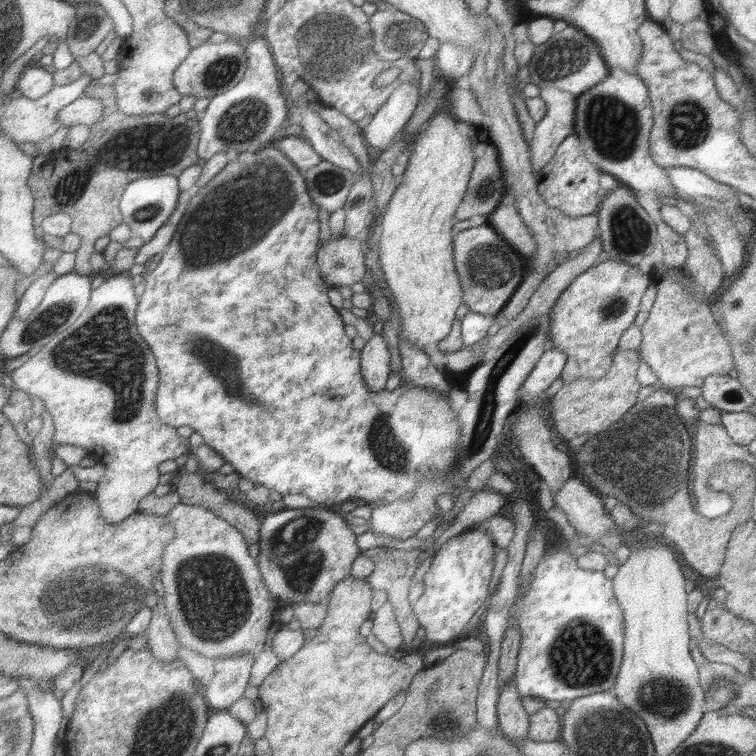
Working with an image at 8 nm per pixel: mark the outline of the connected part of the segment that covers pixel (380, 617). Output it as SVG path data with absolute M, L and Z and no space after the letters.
M385 602L377 612L371 614L371 618L373 618L371 634L375 634L377 640L383 642L383 646L387 650L399 650L405 640L401 636L399 624L395 622L395 612L393 612L391 604Z

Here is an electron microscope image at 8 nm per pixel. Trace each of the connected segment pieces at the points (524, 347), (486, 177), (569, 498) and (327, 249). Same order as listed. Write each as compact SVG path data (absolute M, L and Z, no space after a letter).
M551 310L547 314L529 318L499 348L485 352L481 356L481 362L471 370L471 374L467 378L467 386L465 386L465 392L469 394L467 404L459 412L455 412L457 422L459 422L459 438L457 438L457 446L453 446L453 458L451 458L453 462L449 464L447 476L441 478L435 472L425 472L417 480L413 496L407 496L405 500L399 498L389 504L373 506L369 530L377 532L381 536L383 534L391 536L395 540L409 540L425 524L429 524L437 514L441 514L441 510L435 504L437 496L443 494L443 496L453 498L455 482L459 478L471 476L471 472L477 466L485 464L485 460L491 460L493 456L497 456L497 442L499 442L503 424L513 420L515 410L521 400L517 390L523 386L523 382L529 378L529 374L535 368L535 364L539 362L539 358L549 348L549 338L551 338L549 328L551 328Z
M487 144L485 154L477 158L473 164L471 180L467 184L461 204L453 214L453 220L463 222L481 214L489 216L503 194L505 194L505 184L501 176L499 152L493 144Z
M569 476L559 490L553 490L551 498L551 506L563 510L577 532L597 538L607 530L619 530L603 508L605 500L589 484L583 484L573 476Z
M329 240L317 250L317 266L323 280L331 286L351 286L367 276L365 258L359 240Z

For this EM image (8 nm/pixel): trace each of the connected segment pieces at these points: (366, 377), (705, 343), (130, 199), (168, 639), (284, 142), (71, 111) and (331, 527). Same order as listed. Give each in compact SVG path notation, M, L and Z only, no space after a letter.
M373 336L361 352L361 376L371 394L377 394L387 388L389 372L389 352L381 336Z
M659 280L657 284L657 298L649 310L649 316L645 324L641 326L641 346L637 348L639 358L649 364L649 368L657 374L659 384L663 390L673 390L679 392L681 388L701 388L705 384L705 378L709 376L727 376L735 368L735 358L733 358L733 346L723 334L723 328L717 324L717 318L707 304L697 304L689 300L689 294L679 282L673 280Z
M151 176L151 178L139 178L125 186L117 210L125 226L129 226L131 236L141 238L143 244L151 242L155 238L155 232L173 216L177 204L179 204L179 182L173 176Z
M161 596L157 598L155 608L151 608L151 622L149 622L145 636L147 636L147 646L149 646L149 652L153 654L153 658L171 662L177 656L177 638L169 624L167 614L165 614Z
M279 136L275 140L277 148L293 160L293 166L305 174L309 168L317 166L319 162L323 162L323 158L311 148L311 144L307 140L303 140L301 136Z
M79 96L77 100L73 100L71 104L67 104L57 112L57 120L61 124L59 128L71 128L75 124L91 126L99 122L101 116L103 116L103 104L95 98L83 98L83 96Z
M279 508L261 522L259 556L255 560L271 598L291 606L297 602L325 600L333 586L351 574L351 566L359 552L357 536L345 524L345 516L337 508Z

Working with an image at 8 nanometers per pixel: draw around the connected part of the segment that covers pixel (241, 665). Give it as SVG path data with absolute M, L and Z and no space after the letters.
M253 654L213 658L213 676L209 684L201 688L211 712L225 712L235 700L243 698L245 688L249 686L253 662Z

